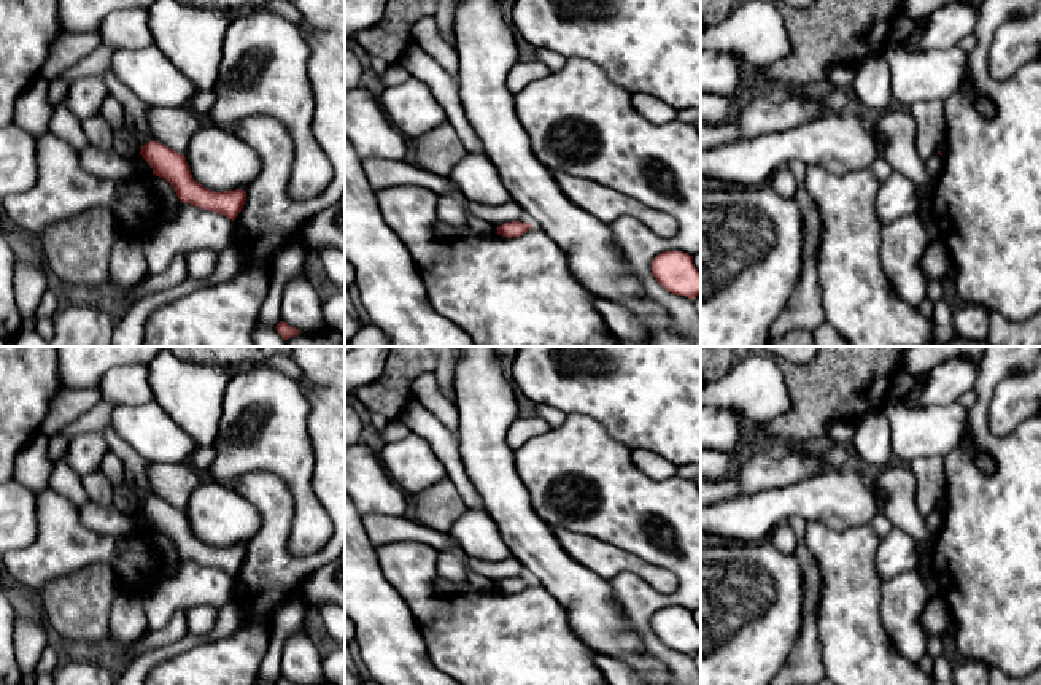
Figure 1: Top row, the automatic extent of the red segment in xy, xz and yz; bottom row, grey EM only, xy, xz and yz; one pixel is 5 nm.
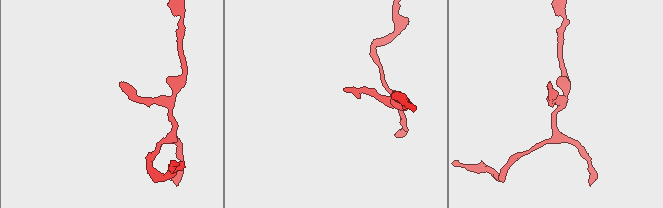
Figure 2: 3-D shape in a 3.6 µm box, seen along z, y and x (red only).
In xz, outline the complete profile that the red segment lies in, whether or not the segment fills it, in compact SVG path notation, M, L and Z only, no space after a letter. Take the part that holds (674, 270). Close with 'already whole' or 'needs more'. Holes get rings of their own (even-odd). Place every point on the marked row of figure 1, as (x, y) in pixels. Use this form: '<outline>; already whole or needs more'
M664 251L652 261L656 281L677 296L695 299L701 294L701 273L693 264L693 256L683 251Z; already whole

